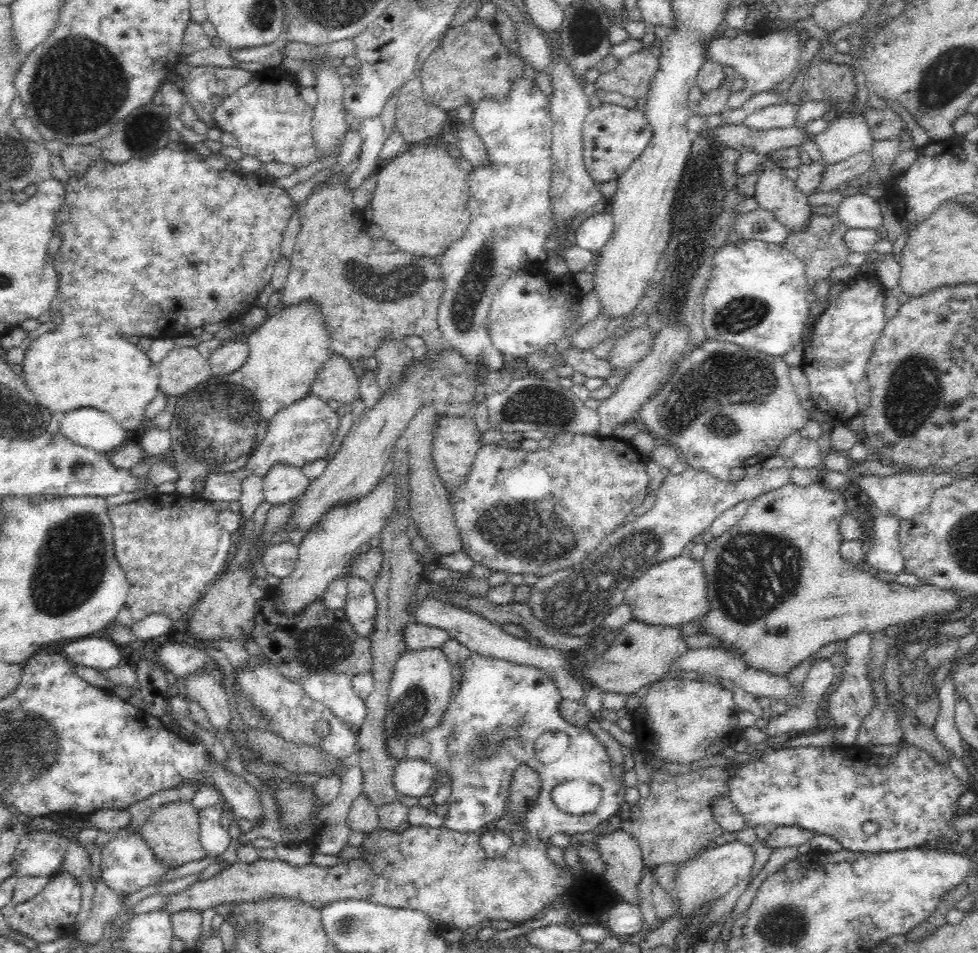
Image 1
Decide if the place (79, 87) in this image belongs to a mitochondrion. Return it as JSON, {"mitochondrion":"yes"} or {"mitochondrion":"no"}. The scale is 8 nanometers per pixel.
{"mitochondrion":"yes"}

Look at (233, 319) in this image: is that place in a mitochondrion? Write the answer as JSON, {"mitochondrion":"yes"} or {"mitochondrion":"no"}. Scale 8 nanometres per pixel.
{"mitochondrion":"no"}

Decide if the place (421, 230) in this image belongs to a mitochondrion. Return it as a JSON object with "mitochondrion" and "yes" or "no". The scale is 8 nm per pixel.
{"mitochondrion":"no"}

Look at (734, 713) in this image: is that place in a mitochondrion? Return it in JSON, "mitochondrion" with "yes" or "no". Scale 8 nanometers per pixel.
{"mitochondrion":"no"}

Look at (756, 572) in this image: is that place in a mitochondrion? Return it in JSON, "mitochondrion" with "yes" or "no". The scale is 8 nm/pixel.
{"mitochondrion":"yes"}

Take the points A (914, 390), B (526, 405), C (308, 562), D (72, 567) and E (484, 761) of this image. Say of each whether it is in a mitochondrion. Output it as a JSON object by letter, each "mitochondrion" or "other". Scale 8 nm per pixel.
{"A":"mitochondrion","B":"mitochondrion","C":"other","D":"mitochondrion","E":"mitochondrion"}

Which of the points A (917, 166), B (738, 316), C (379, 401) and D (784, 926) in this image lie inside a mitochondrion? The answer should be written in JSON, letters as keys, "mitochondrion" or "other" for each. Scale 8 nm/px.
{"A":"other","B":"mitochondrion","C":"other","D":"mitochondrion"}

